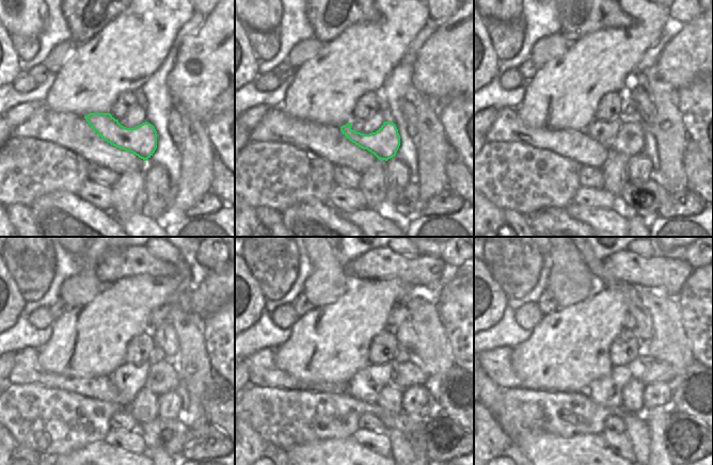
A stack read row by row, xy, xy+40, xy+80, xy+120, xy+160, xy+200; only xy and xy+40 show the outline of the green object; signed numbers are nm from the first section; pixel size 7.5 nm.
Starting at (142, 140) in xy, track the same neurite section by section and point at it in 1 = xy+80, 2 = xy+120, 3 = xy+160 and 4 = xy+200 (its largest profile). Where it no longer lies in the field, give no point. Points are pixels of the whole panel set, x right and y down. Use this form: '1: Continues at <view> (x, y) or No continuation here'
1: Continues at xy+80 (629, 141)
2: Continues at xy+120 (162, 377)
3: Continues at xy+160 (403, 374)
4: Continues at xy+200 (653, 372).

